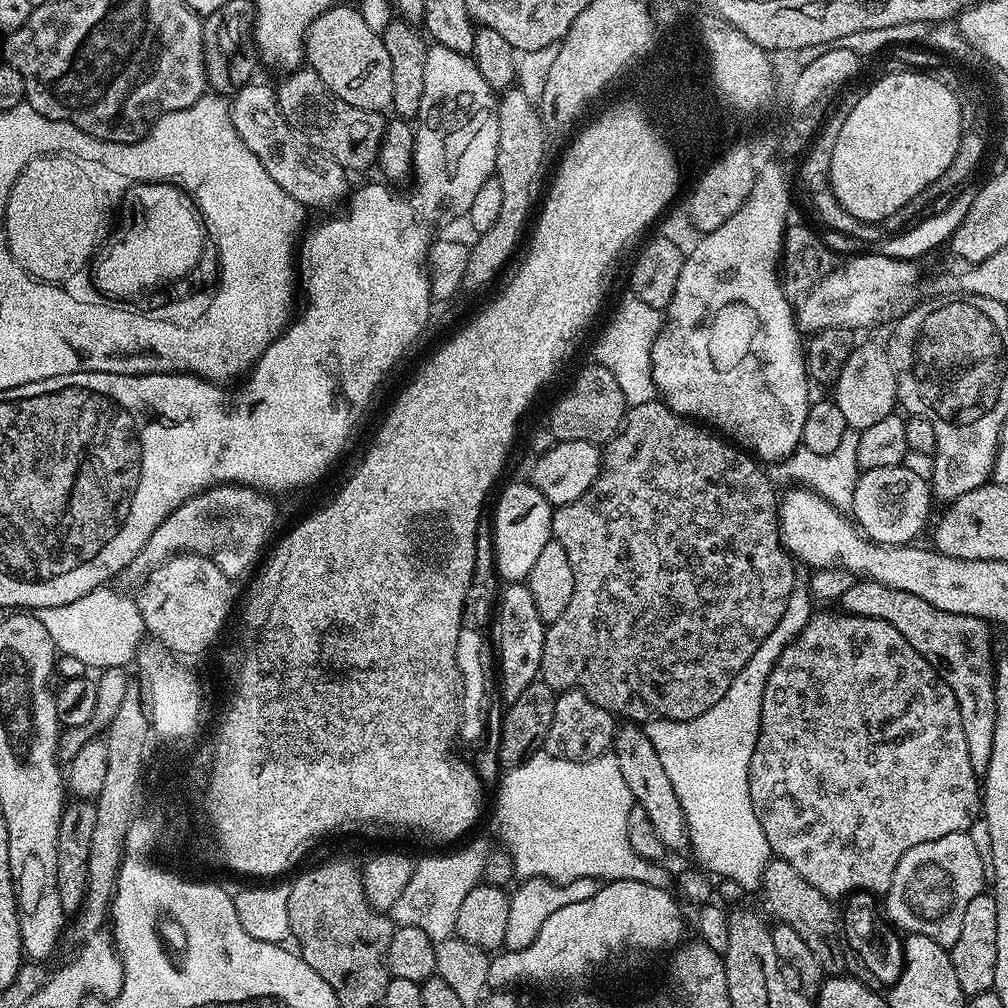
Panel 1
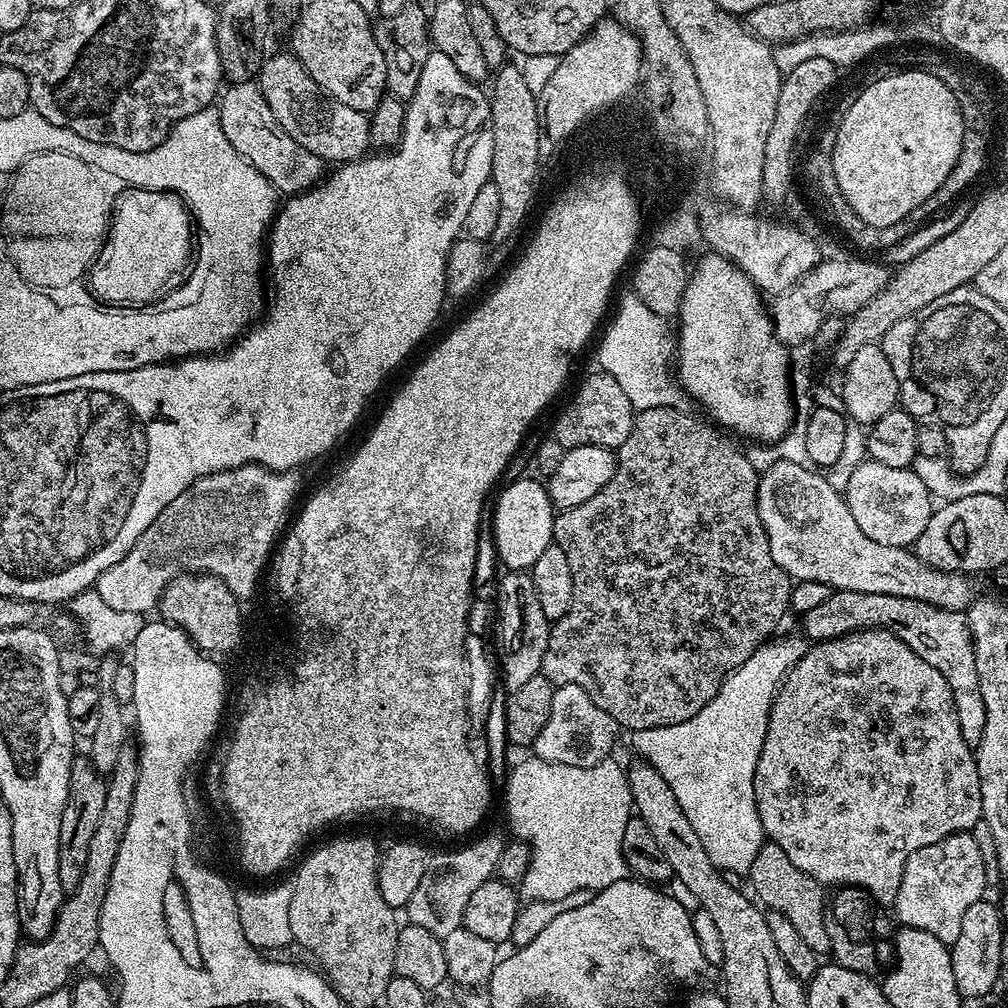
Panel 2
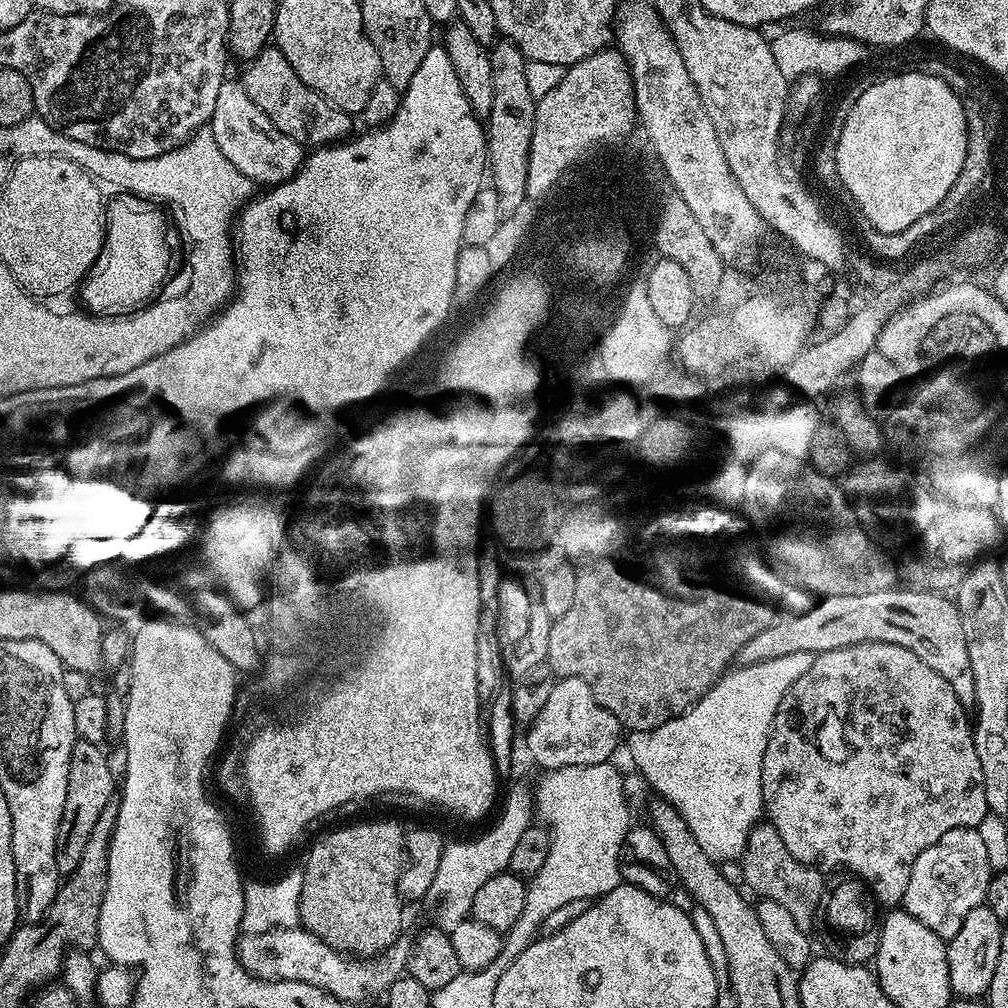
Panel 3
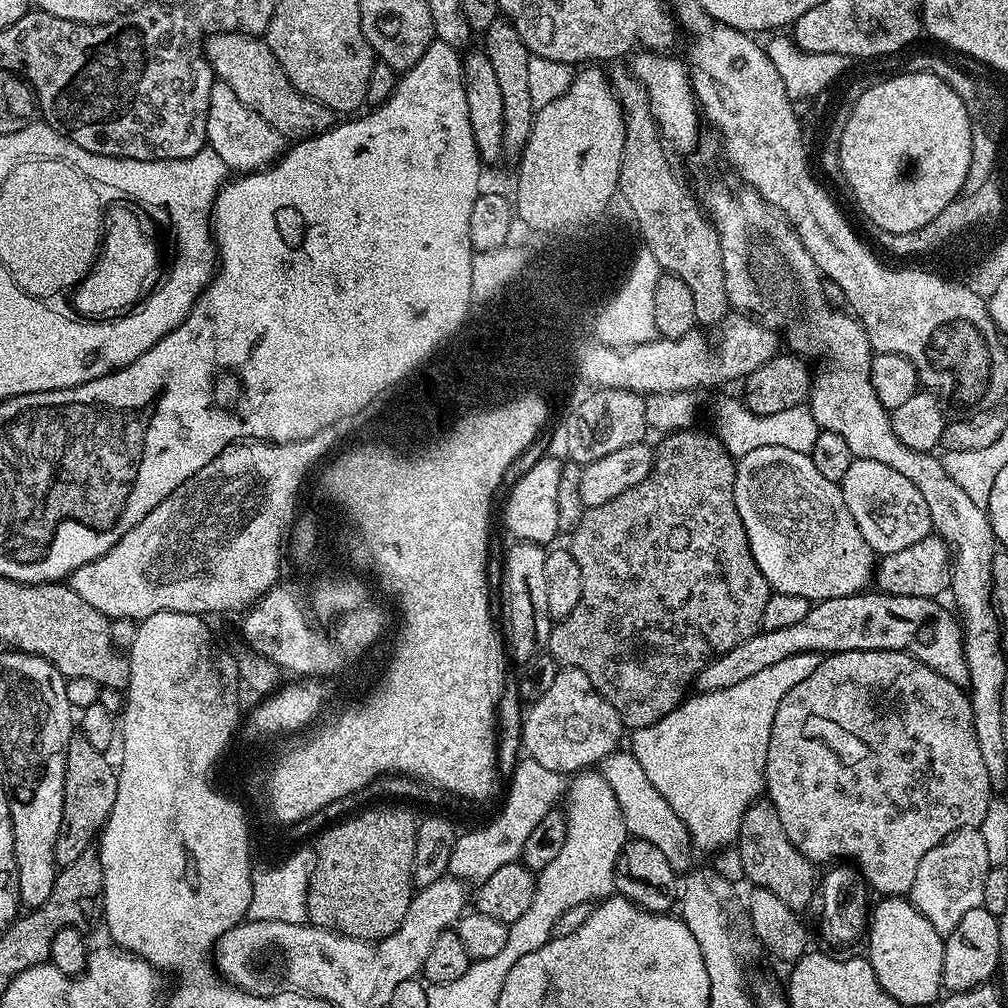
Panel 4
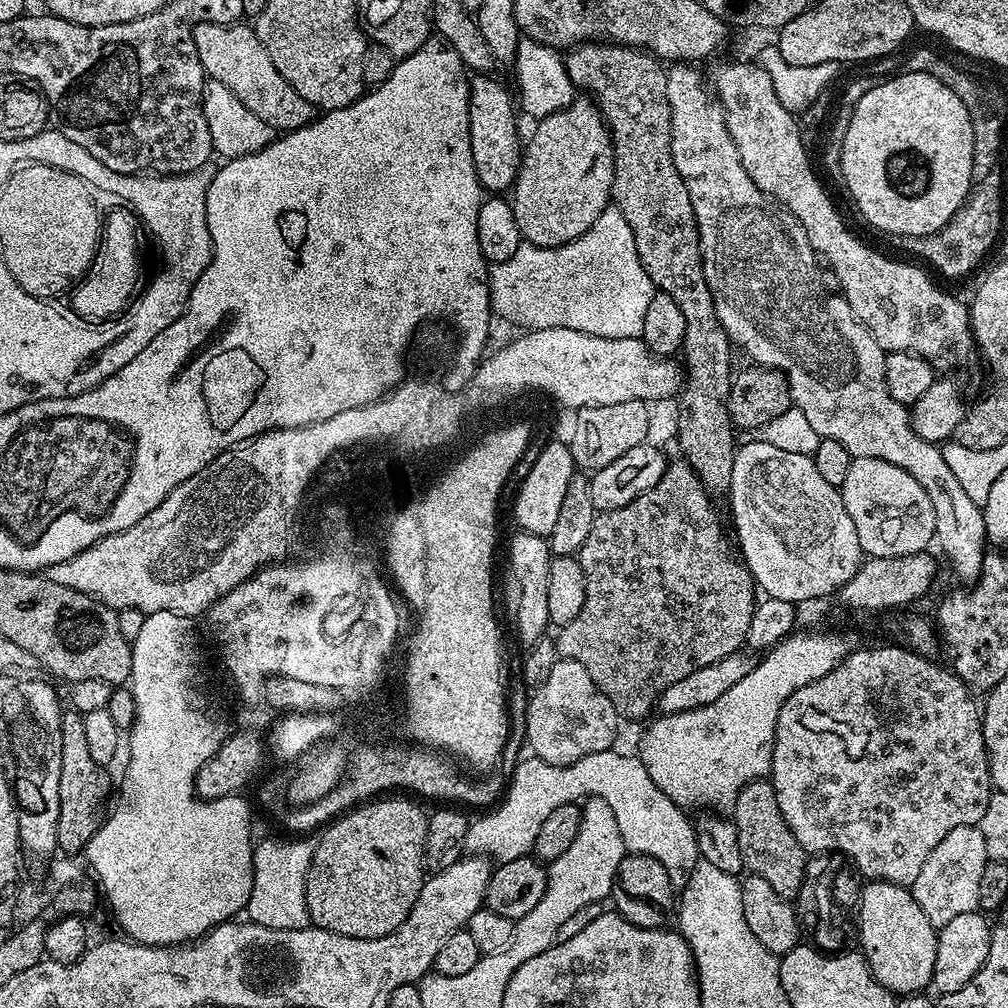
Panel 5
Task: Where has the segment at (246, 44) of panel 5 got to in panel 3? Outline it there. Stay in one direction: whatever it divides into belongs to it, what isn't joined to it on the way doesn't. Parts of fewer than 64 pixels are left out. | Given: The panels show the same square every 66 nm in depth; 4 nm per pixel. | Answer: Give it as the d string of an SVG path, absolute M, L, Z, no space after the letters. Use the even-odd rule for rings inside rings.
M264 48L254 59L247 61L245 68L248 69L242 75L242 83L246 94L265 112L278 130L303 146L335 144L343 141L353 131L353 117L310 90L310 86L306 86L306 82L302 82L298 74L294 74L294 66L286 62L279 48Z

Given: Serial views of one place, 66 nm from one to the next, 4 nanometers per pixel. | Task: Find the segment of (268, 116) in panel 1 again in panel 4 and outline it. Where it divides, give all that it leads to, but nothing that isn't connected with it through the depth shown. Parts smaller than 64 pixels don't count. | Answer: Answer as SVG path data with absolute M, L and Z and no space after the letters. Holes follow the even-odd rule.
M219 80L213 83L211 88L210 110L207 114L207 145L212 148L225 164L227 169L234 172L247 174L271 167L281 158L286 150L286 138L261 115L250 110L228 83Z

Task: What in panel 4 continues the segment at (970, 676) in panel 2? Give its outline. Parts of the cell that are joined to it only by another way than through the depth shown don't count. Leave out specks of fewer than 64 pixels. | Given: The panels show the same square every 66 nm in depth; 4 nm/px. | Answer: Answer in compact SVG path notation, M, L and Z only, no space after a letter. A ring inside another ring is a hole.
M879 590L856 592L852 596L830 598L813 603L802 622L794 626L782 626L782 630L759 631L746 642L726 650L714 658L696 675L694 688L697 693L726 690L726 686L738 686L750 674L782 662L794 654L815 652L831 654L850 650L894 650L909 652L930 670L942 674L959 688L968 688L968 667L964 653L964 634L962 625L955 615L952 616L940 605L939 599L930 596L891 596Z

